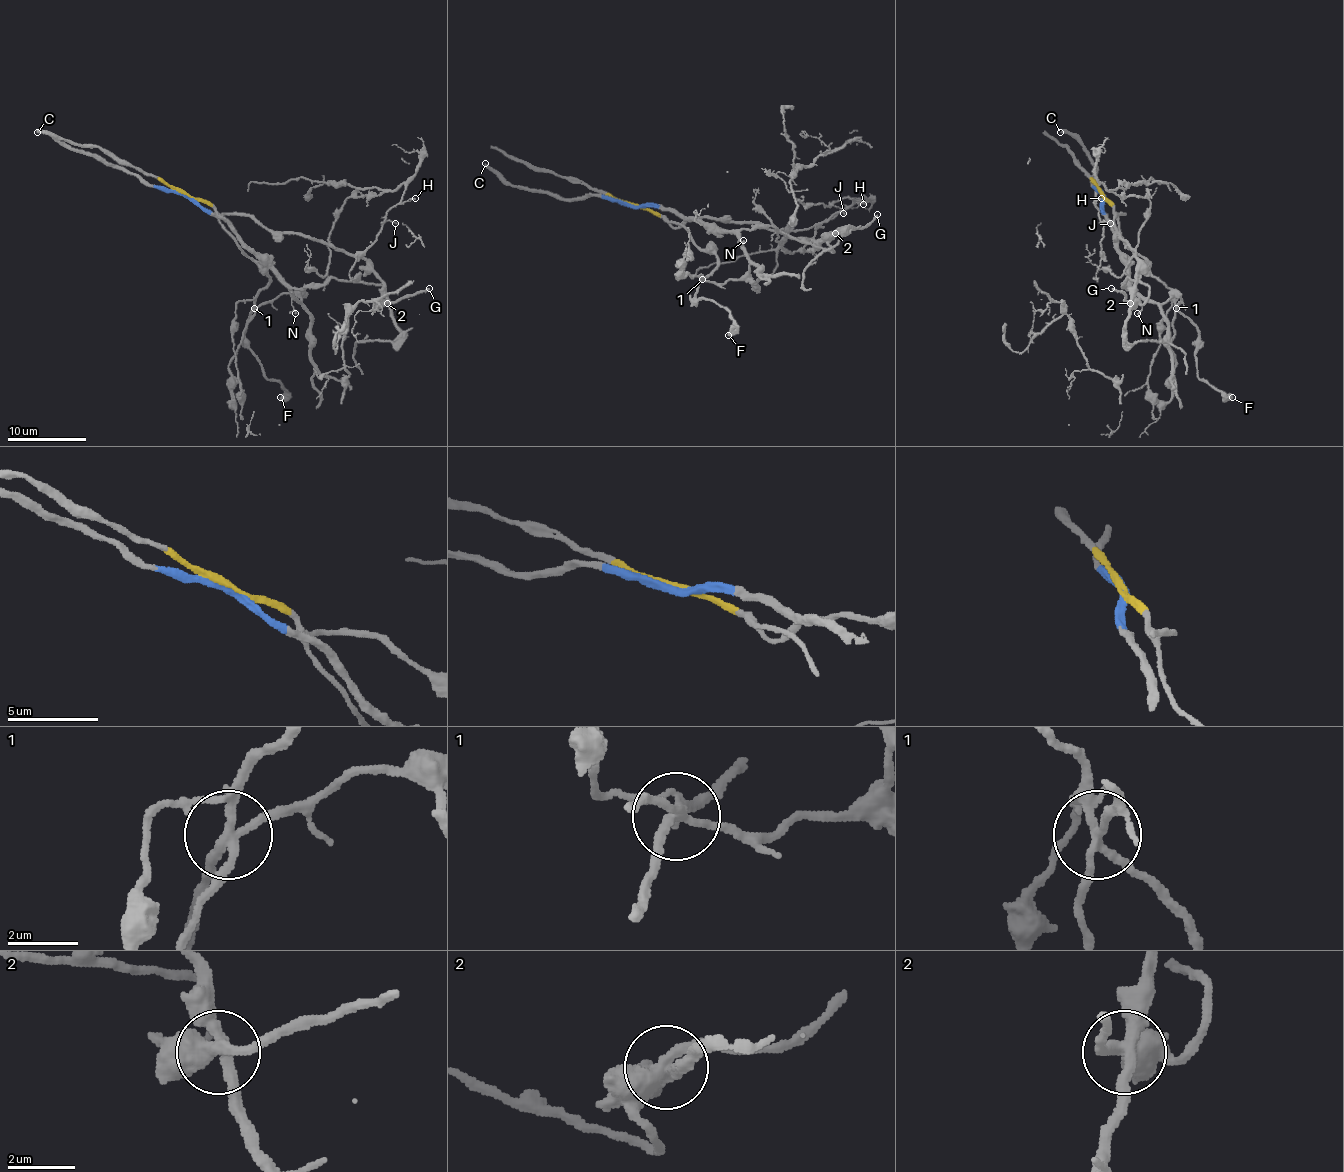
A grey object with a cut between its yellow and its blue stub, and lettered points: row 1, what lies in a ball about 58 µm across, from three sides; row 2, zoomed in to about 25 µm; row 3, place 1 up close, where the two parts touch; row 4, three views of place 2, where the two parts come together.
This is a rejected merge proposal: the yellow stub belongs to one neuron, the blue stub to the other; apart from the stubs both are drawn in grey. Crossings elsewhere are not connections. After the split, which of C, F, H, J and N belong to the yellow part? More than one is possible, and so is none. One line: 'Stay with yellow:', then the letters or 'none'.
Stay with yellow: F, H, J

